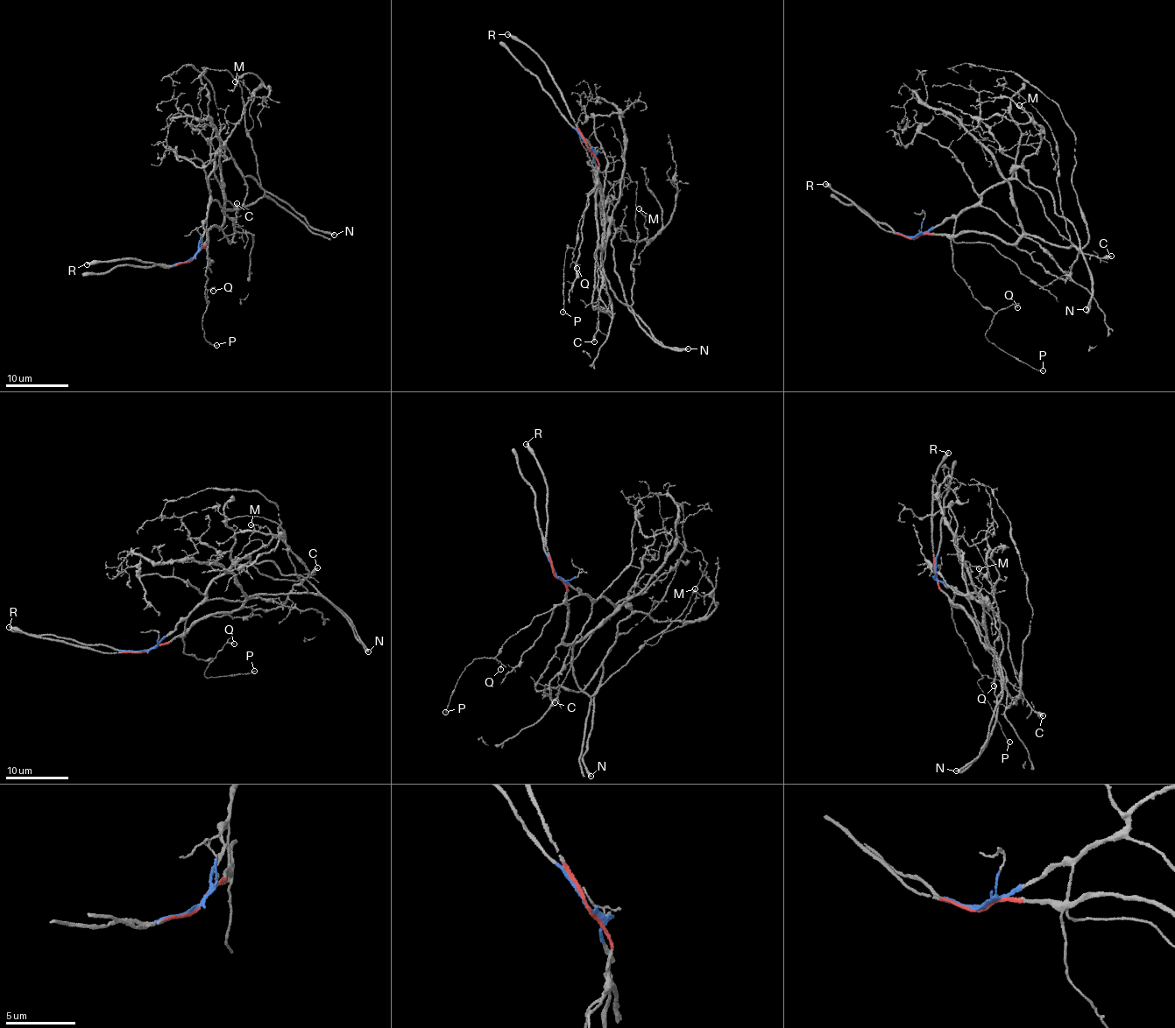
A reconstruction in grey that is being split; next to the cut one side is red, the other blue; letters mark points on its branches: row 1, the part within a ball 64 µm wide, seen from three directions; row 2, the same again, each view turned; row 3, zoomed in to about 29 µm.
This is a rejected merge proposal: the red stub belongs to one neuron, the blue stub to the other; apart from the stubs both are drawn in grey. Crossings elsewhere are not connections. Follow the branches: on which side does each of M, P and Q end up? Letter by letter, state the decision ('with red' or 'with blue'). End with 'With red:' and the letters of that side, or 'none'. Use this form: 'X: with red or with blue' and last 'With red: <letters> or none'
M: with blue
P: with red
Q: with red
With red: P, Q

